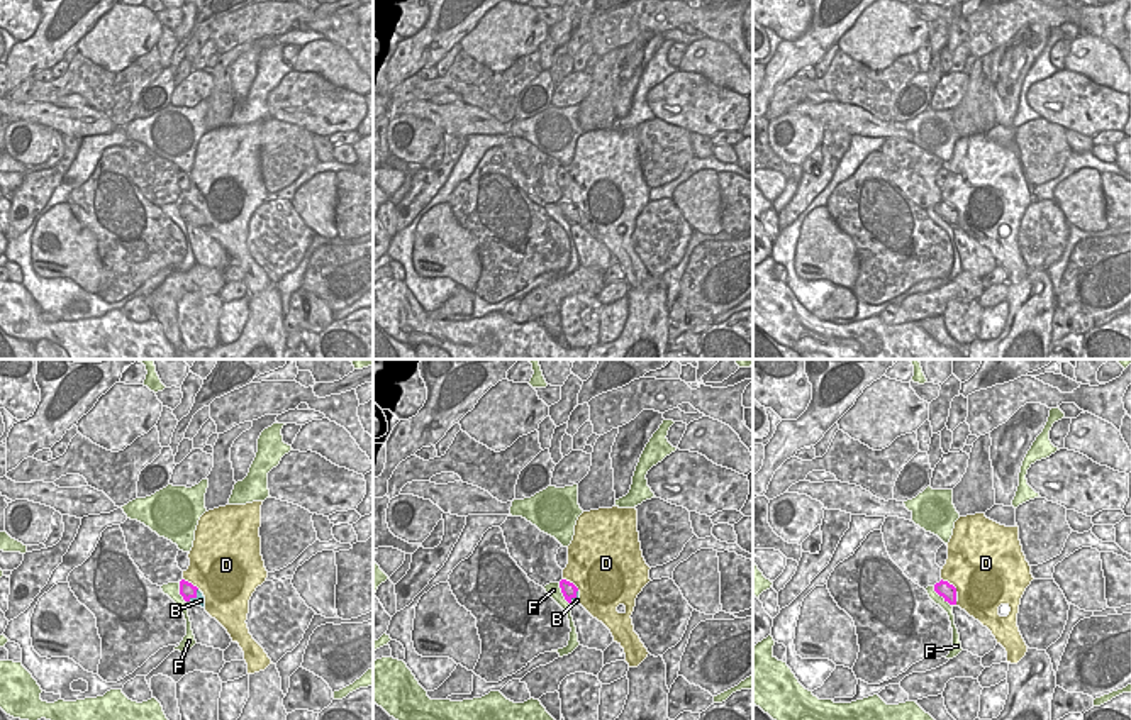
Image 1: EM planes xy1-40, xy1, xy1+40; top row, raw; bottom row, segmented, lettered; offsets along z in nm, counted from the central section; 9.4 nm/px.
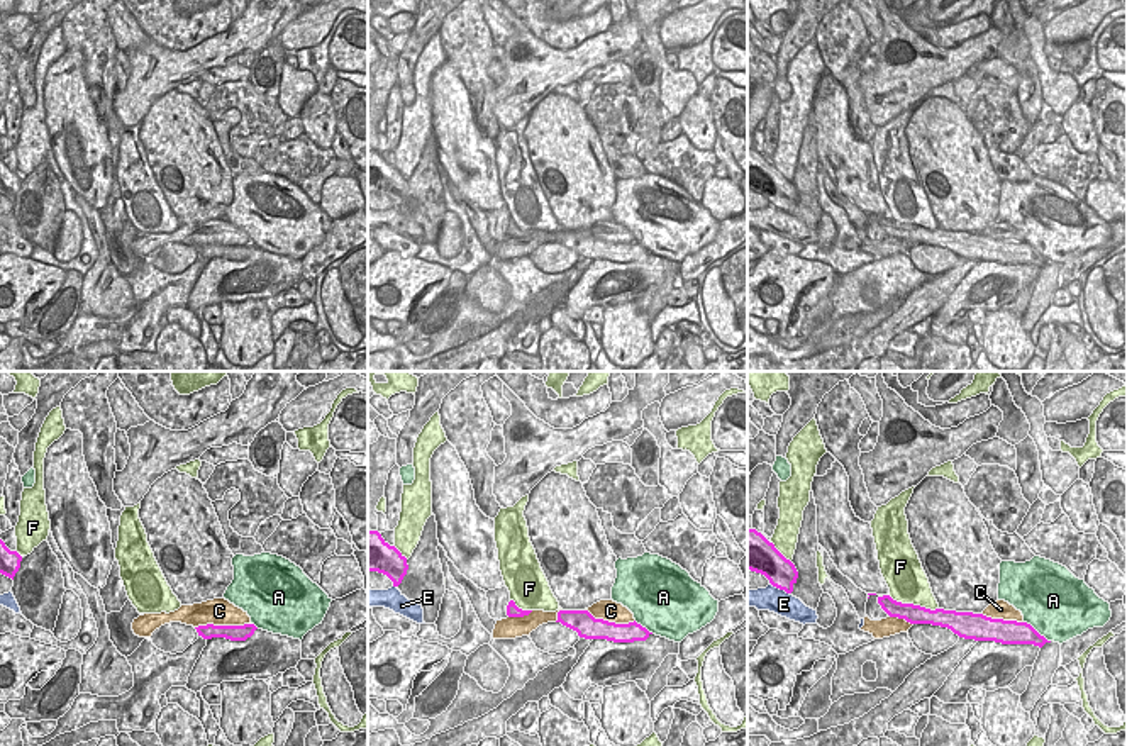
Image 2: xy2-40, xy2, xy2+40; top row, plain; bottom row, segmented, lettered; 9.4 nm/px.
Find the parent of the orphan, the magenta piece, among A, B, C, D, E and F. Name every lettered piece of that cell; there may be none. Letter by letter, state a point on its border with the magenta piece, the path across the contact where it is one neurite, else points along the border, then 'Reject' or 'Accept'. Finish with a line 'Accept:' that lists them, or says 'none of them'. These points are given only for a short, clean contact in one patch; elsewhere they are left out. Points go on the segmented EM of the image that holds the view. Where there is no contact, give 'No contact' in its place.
A: Touches magenta at xy2+40 (1036, 631). Reject
B: Touches magenta at xy1-40 (195, 595). Path across: xy1-40 (187, 590), (195, 595), (200, 600). Accept
C: Touches magenta at xy2-40 (222, 626). Reject
D: Touches magenta at xy1+40 (948, 583). Reject
E: Touches magenta at xy2+40 (780, 589). Reject
F: Touches magenta at xy2+40 (912, 604). Reject
Accept: B.

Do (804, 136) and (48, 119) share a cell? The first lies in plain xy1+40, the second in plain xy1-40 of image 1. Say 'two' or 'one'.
two

